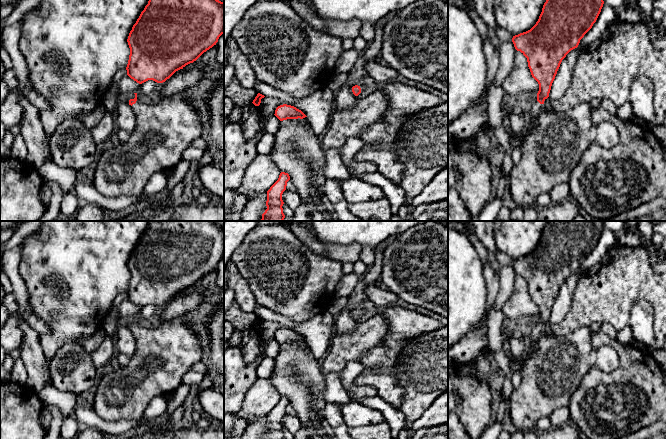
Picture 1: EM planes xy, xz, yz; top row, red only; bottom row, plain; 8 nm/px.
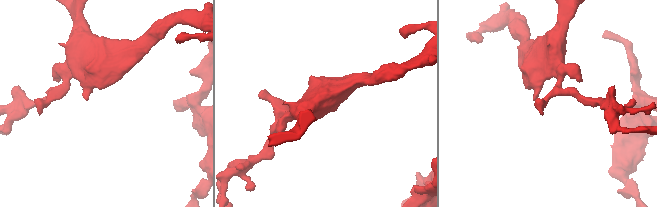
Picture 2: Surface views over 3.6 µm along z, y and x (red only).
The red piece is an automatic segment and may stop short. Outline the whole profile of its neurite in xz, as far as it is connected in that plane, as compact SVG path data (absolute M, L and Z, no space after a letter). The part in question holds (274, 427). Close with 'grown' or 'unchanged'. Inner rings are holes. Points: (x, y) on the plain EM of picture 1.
M280 397L278 404L267 415L267 433L262 439L284 439L282 418L286 414L289 404L290 400L288 397Z; unchanged

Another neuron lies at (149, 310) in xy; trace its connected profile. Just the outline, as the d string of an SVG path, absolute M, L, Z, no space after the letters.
M148 304L141 308L139 316L142 319L148 319L156 314L158 307L153 304Z

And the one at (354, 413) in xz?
M357 401L341 404L340 410L343 420L348 427L373 425L384 421L384 416L381 412Z

